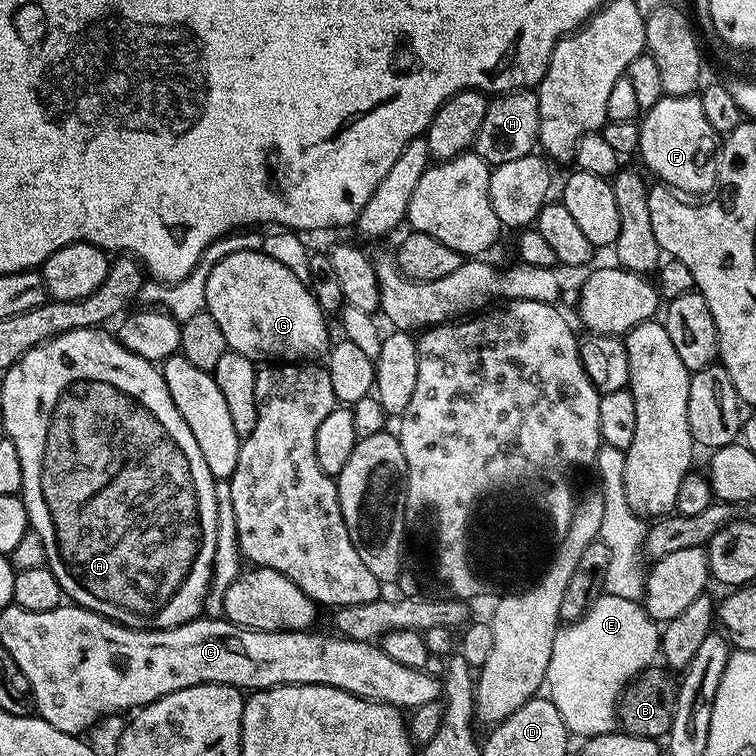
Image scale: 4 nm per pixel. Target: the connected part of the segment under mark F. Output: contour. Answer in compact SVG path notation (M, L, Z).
M693 94L690 96L666 96L654 102L654 106L647 109L643 113L642 119L639 121L640 125L640 151L638 153L639 159L644 159L644 164L657 176L661 185L667 186L677 193L688 194L684 192L708 192L711 193L718 184L718 149L722 143L721 137L714 130L714 126L710 126L710 122L706 122L706 114L702 114L702 102L699 95Z

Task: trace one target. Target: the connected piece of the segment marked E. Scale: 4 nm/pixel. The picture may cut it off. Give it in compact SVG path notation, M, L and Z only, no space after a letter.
M603 594L588 607L582 618L556 629L554 650L550 650L546 696L558 706L558 714L562 714L562 722L566 722L573 737L606 734L617 727L620 694L631 680L653 663L652 655L655 657L660 651L661 631L661 625L648 616L640 600Z

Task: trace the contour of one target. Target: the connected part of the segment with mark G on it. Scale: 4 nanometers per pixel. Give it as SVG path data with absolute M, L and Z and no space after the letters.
M232 250L226 258L212 265L206 278L204 306L214 322L218 322L229 349L253 362L312 362L329 351L328 324L324 321L327 320L326 313L318 306L307 283L296 278L286 266L268 257L263 250Z

